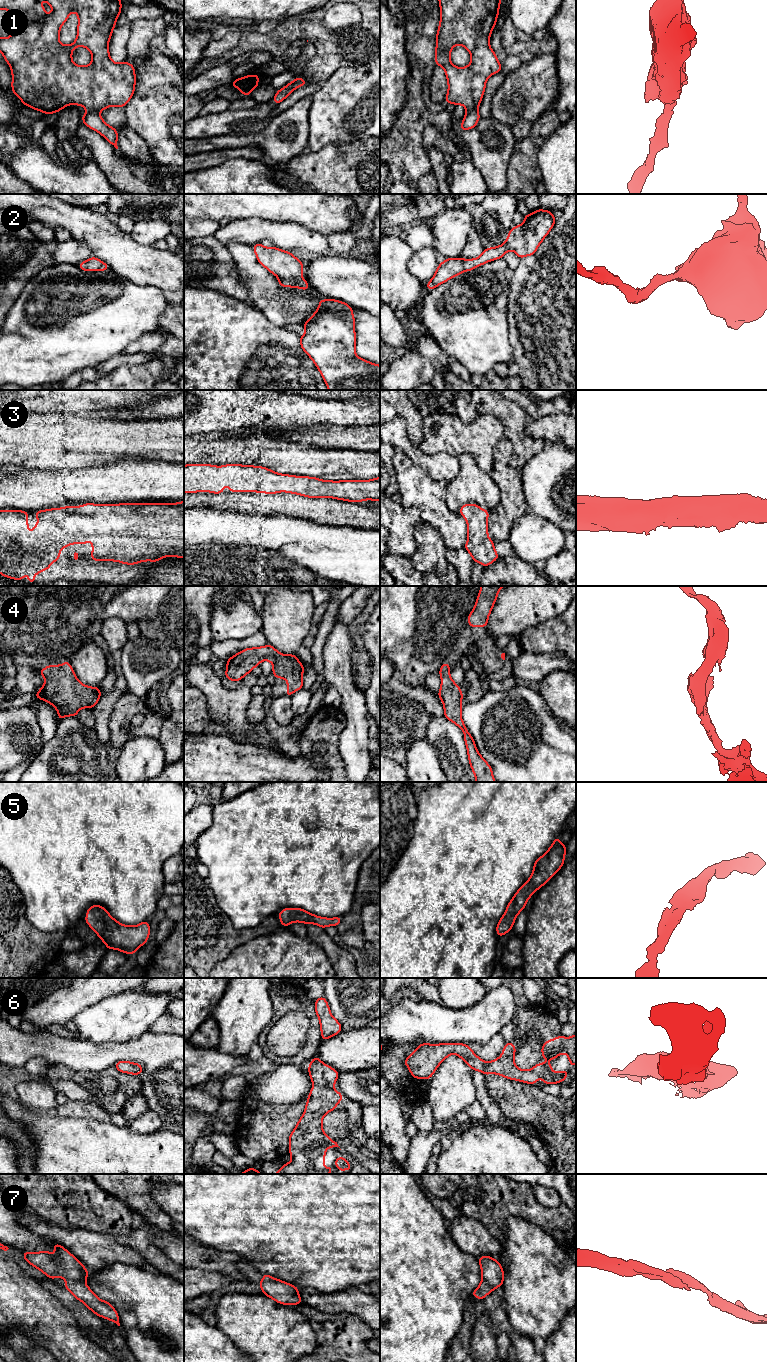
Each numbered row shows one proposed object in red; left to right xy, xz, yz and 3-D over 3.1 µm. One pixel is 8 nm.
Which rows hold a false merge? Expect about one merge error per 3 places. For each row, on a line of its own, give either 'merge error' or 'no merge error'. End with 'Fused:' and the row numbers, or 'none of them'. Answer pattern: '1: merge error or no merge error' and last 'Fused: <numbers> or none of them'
1: merge error
2: no merge error
3: no merge error
4: no merge error
5: no merge error
6: no merge error
7: no merge error
Fused: 1

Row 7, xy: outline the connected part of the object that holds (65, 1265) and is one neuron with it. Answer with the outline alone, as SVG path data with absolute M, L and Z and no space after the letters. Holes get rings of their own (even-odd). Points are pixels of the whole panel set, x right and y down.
M54 1243L54 1252L55 1258L50 1251L22 1252L22 1254L29 1264L39 1269L50 1279L57 1277L65 1279L65 1288L95 1315L106 1318L120 1326L119 1316L114 1307L109 1302L99 1299L86 1285L89 1271L84 1265L66 1248L57 1243Z

